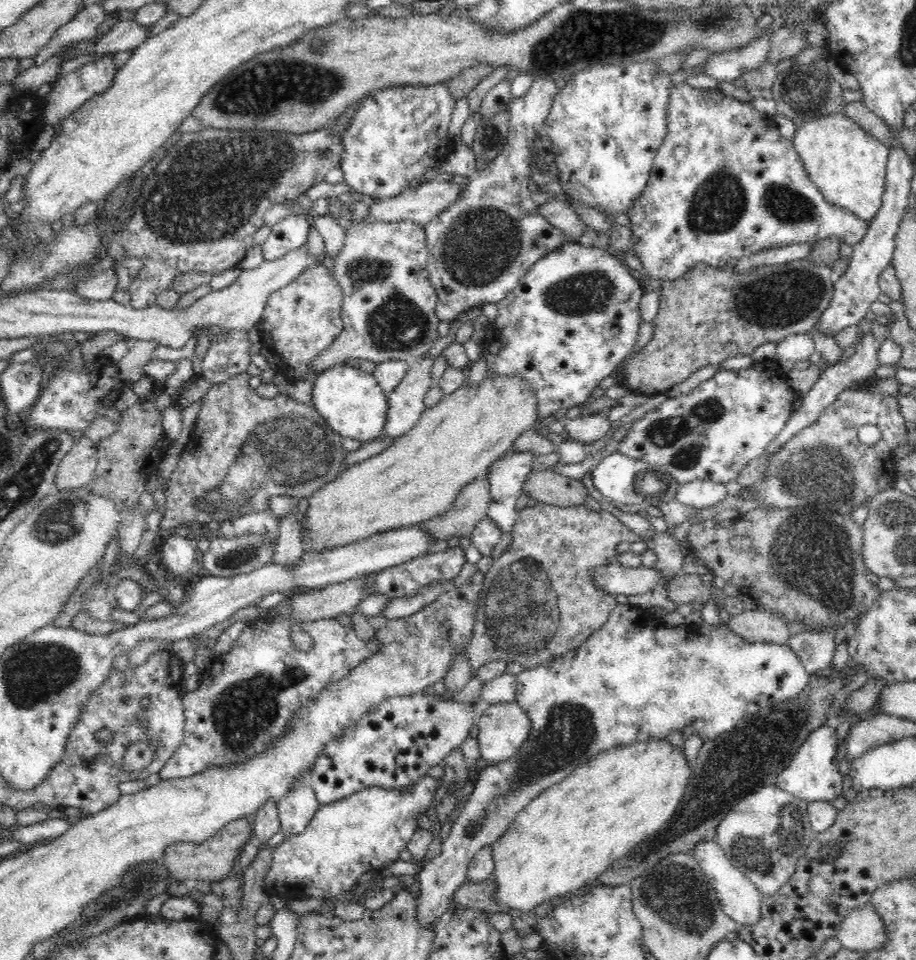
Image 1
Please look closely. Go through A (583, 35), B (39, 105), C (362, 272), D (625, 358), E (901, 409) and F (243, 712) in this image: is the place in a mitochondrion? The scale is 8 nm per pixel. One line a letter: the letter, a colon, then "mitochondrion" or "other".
A: mitochondrion
B: other
C: mitochondrion
D: other
E: other
F: mitochondrion

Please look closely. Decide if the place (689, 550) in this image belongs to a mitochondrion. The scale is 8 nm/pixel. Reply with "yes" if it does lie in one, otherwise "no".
no

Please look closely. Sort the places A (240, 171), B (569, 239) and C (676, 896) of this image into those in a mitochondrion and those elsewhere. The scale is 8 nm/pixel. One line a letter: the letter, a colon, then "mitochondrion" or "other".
A: mitochondrion
B: other
C: mitochondrion

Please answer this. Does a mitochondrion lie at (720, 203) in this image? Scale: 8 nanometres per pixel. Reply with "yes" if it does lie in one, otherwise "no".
yes

